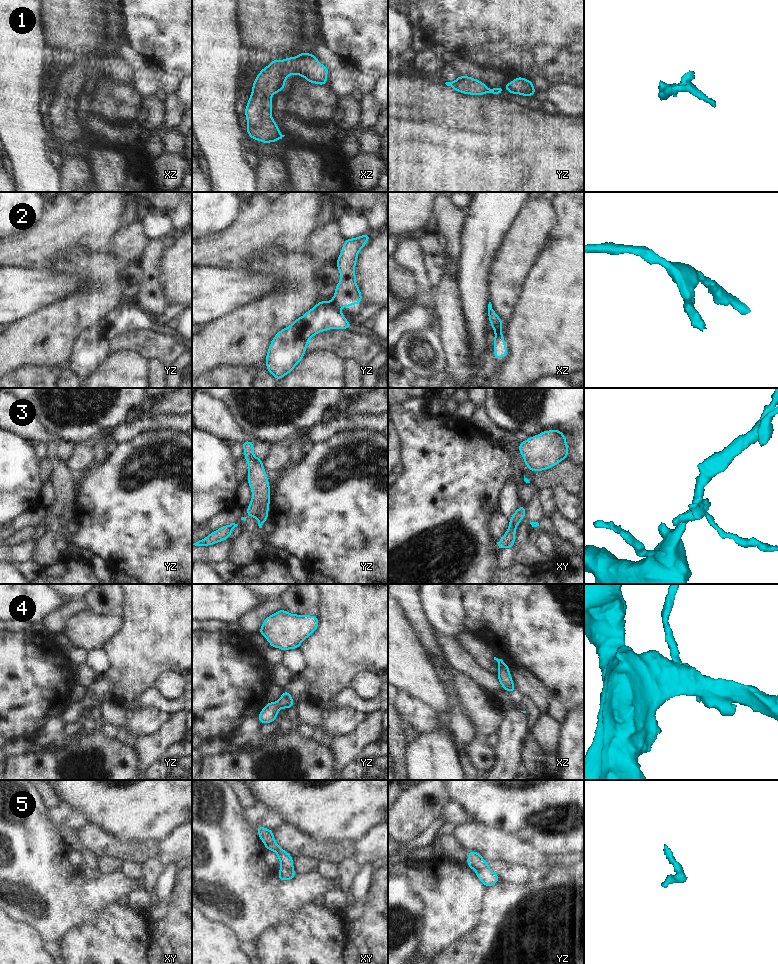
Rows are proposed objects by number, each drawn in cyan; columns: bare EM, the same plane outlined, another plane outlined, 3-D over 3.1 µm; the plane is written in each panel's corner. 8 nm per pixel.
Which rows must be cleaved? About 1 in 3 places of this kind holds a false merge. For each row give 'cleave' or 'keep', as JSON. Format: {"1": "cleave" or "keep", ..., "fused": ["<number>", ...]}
{"1": "keep", "2": "cleave", "3": "cleave", "4": "keep", "5": "keep", "fused": ["2", "3"]}

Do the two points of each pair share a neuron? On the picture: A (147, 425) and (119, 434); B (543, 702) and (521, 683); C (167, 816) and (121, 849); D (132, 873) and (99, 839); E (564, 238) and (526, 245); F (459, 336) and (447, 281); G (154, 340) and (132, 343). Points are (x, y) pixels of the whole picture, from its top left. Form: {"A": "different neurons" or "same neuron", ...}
{"A": "same neuron", "B": "same neuron", "C": "different neurons", "D": "different neurons", "E": "different neurons", "F": "same neuron", "G": "same neuron"}

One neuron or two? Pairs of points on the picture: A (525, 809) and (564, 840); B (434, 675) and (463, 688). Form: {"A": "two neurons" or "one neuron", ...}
{"A": "one neuron", "B": "one neuron"}

